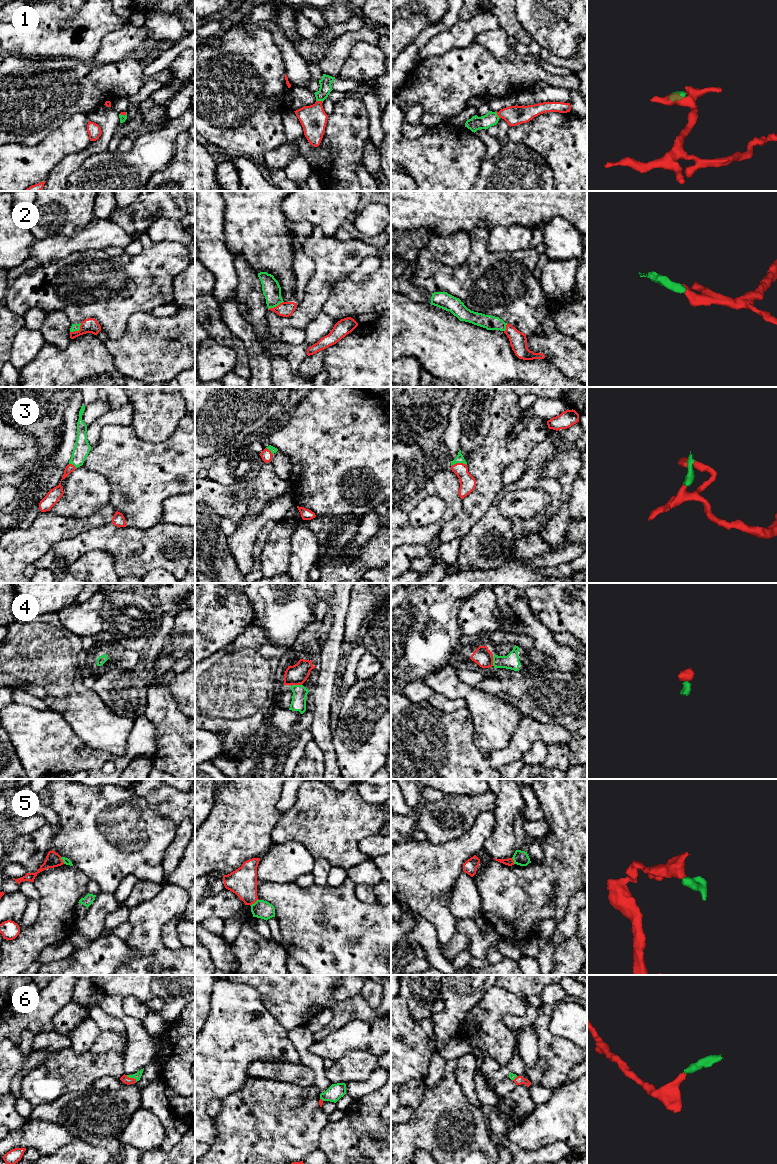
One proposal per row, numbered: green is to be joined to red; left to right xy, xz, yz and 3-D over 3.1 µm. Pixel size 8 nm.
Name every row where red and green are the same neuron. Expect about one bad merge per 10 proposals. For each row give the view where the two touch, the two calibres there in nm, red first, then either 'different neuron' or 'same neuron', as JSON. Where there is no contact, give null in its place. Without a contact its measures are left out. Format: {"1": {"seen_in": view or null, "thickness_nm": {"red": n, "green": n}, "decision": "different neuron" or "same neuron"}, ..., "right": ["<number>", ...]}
{"1": {"seen_in": "xz", "thickness_nm": {"red": 220, "green": 100}, "decision": "same neuron"}, "2": {"seen_in": "xy", "thickness_nm": {"red": 120, "green": 60}, "decision": "same neuron"}, "3": {"seen_in": "yz", "thickness_nm": {"red": 130, "green": 60}, "decision": "same neuron"}, "4": {"seen_in": "yz", "thickness_nm": {"red": 150, "green": 120}, "decision": "same neuron"}, "5": {"seen_in": "xz", "thickness_nm": {"red": 220, "green": 150}, "decision": "different neuron"}, "6": {"seen_in": "xy", "thickness_nm": {"red": 60, "green": 60}, "decision": "same neuron"}, "right": ["1", "2", "3", "4", "6"]}

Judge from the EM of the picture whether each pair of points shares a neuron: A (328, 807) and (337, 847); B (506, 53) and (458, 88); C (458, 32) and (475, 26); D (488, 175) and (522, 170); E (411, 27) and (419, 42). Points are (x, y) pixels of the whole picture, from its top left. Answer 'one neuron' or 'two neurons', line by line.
A: one neuron
B: two neurons
C: one neuron
D: one neuron
E: two neurons

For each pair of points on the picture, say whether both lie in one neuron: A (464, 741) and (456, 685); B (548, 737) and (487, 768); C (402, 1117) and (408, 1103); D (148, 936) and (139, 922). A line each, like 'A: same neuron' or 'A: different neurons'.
A: different neurons
B: same neuron
C: same neuron
D: same neuron

